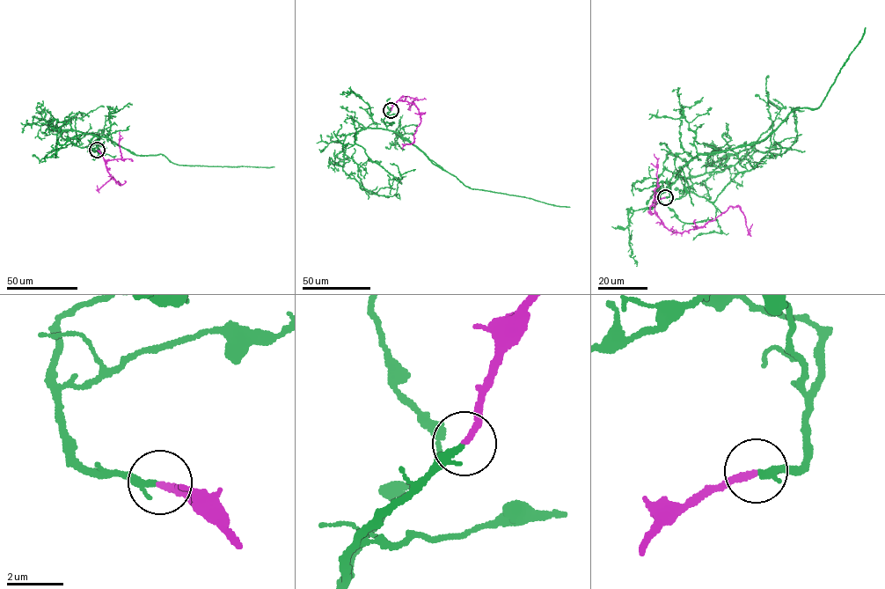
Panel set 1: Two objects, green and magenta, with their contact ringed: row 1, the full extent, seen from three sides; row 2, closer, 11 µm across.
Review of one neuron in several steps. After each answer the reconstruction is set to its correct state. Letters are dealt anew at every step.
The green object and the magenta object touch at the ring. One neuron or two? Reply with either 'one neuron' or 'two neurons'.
two neurons

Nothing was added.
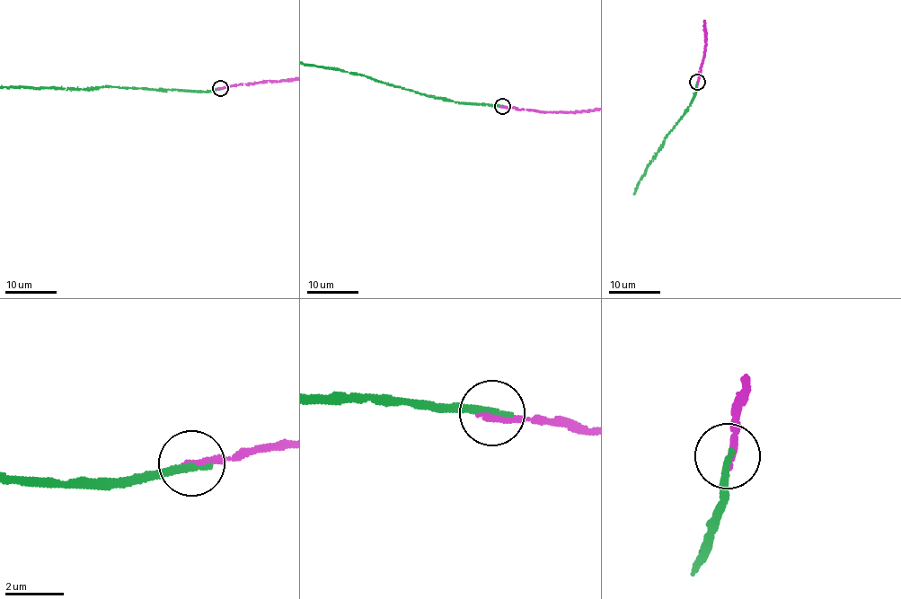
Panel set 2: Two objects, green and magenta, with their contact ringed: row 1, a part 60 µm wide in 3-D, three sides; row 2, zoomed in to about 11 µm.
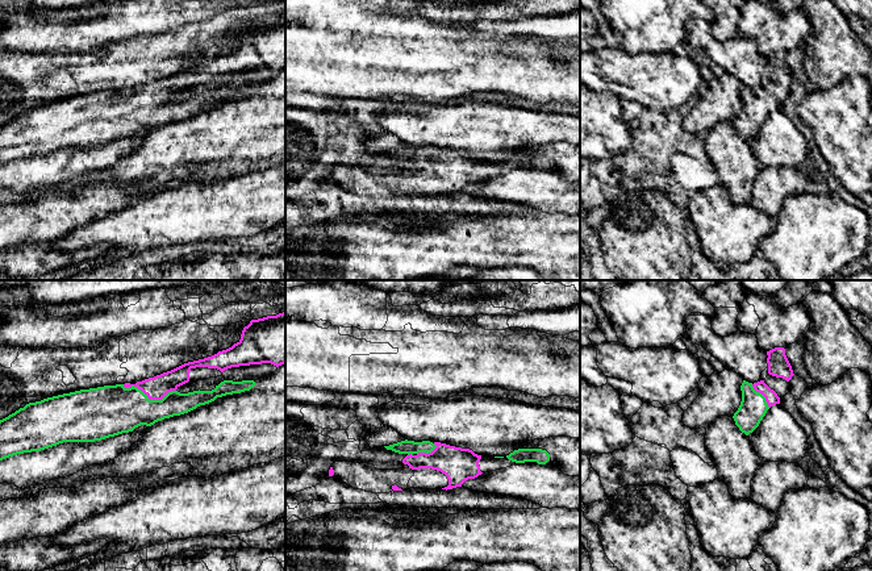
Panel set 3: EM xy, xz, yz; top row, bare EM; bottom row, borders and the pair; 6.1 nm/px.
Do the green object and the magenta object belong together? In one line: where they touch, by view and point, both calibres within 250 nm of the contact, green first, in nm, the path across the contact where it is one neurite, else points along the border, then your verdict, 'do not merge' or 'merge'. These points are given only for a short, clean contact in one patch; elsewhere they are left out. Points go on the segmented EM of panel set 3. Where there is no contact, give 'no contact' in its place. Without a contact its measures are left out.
meets green in xy at (147, 397); 300 nm thick on the green side, 140 nm on the other; merge

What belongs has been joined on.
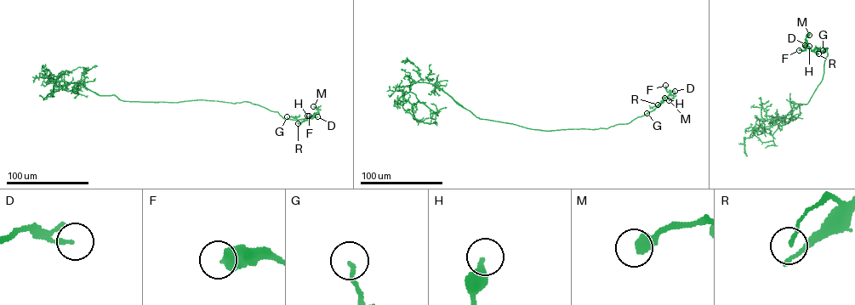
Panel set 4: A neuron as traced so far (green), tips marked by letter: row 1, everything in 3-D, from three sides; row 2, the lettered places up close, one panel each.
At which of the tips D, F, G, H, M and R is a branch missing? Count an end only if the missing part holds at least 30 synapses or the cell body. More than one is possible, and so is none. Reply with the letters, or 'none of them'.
none of them

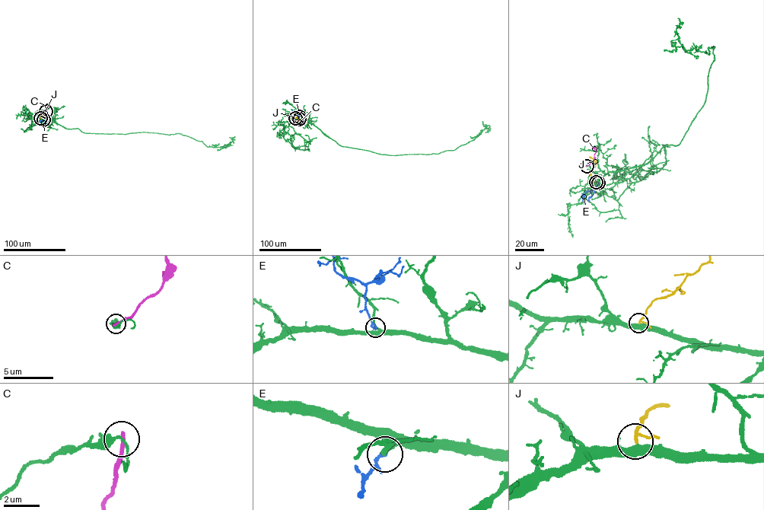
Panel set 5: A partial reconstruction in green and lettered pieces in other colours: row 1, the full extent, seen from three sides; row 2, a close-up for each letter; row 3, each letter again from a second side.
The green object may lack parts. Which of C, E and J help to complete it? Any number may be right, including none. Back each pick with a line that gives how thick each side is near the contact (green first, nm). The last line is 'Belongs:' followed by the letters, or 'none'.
J: calibres 440 and 120 nm
Belongs: J

